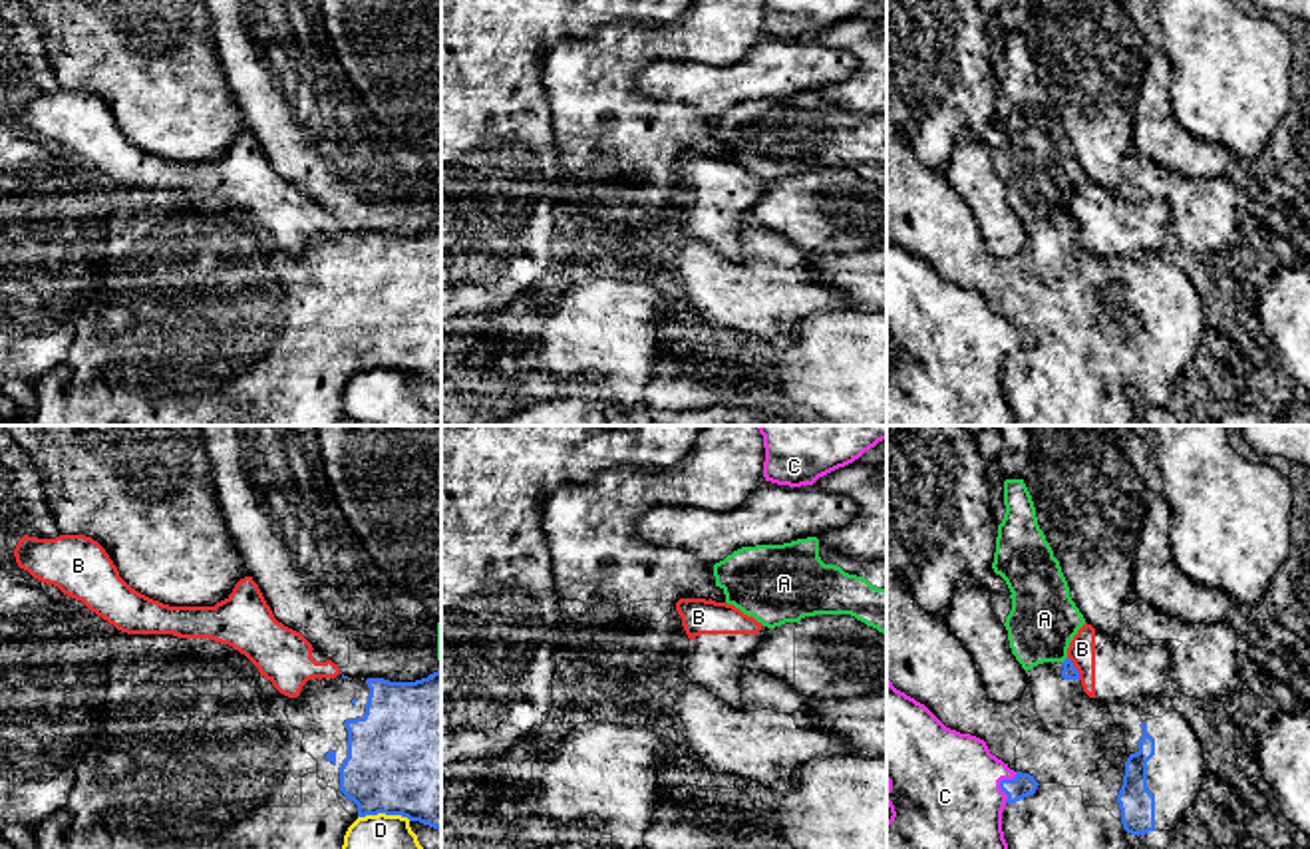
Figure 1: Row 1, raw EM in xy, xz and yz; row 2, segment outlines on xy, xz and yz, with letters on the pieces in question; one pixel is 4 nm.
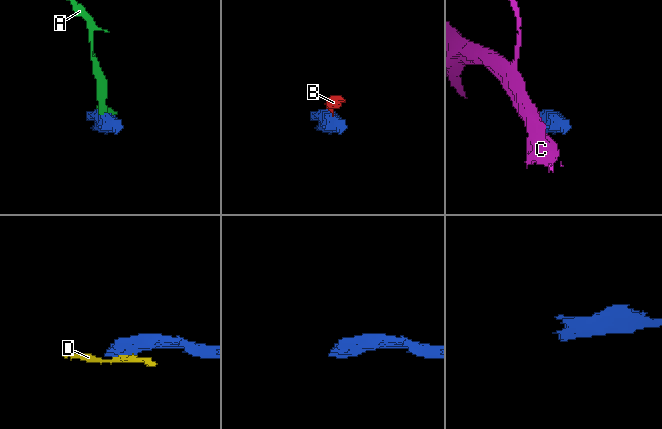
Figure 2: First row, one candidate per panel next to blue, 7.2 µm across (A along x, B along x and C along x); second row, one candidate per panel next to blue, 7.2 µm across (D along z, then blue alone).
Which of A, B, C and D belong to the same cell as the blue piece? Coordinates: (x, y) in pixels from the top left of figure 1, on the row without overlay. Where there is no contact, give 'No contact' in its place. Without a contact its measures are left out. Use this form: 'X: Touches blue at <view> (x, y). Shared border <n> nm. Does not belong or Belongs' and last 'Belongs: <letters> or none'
A: Touches blue at yz (1064, 215). Shared border 40 nm. Does not belong
B: Touches blue at yz (1076, 223). Shared border 110 nm. Does not belong
C: Touches blue at yz (1000, 339). Shared border 140 nm. Does not belong
D: Touches blue at xy (384, 366). Shared border 220 nm. Does not belong
Belongs: none

